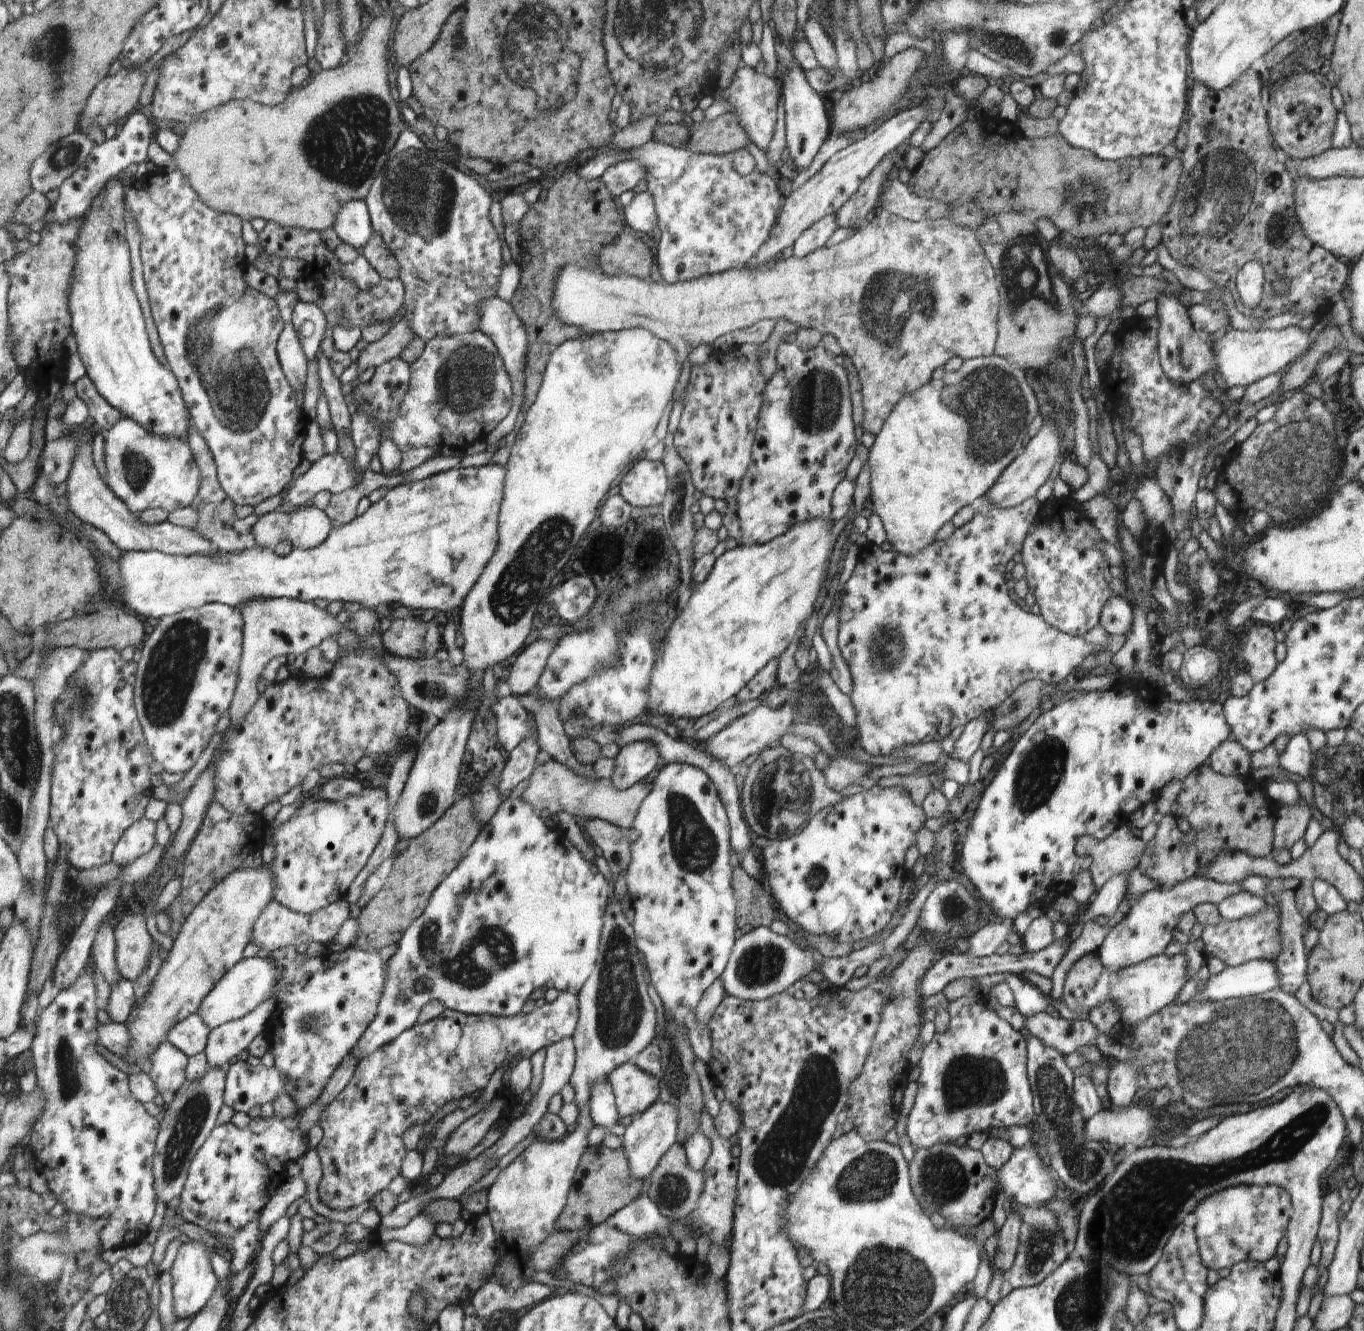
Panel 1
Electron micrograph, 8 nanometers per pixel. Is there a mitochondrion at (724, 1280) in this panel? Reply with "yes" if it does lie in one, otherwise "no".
no

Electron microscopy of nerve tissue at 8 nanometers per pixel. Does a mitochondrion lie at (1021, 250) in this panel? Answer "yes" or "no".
yes

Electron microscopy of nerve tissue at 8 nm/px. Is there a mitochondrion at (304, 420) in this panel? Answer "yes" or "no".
no

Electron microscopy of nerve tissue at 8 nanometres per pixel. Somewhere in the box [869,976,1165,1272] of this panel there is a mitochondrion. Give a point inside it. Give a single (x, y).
(1082, 1162)

